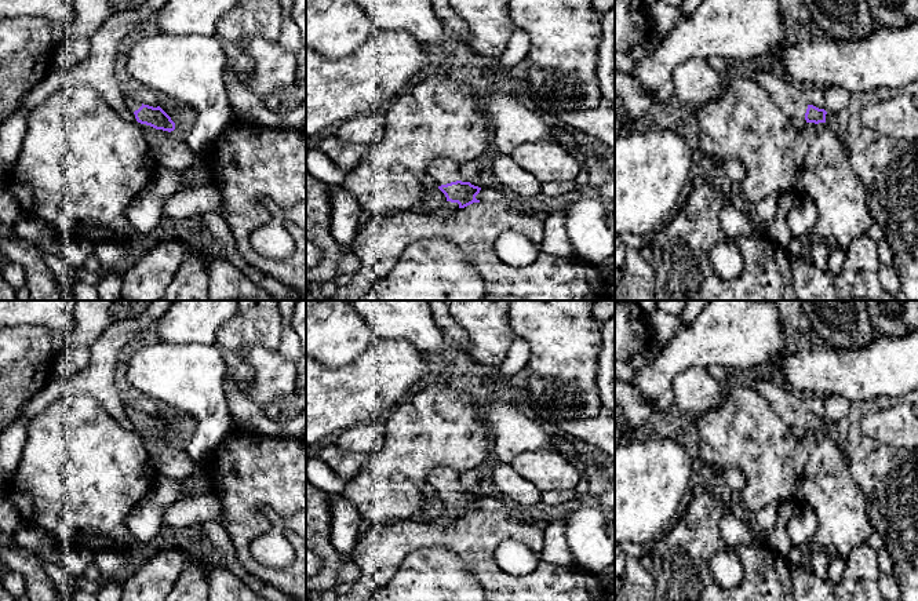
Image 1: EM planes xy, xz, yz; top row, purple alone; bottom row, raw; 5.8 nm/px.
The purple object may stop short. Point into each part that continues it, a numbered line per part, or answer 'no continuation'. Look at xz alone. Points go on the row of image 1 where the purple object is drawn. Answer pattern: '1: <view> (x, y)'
1: xz (443, 171)

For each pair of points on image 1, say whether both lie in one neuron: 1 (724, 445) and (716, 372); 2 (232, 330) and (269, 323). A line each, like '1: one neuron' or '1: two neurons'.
1: two neurons
2: one neuron

